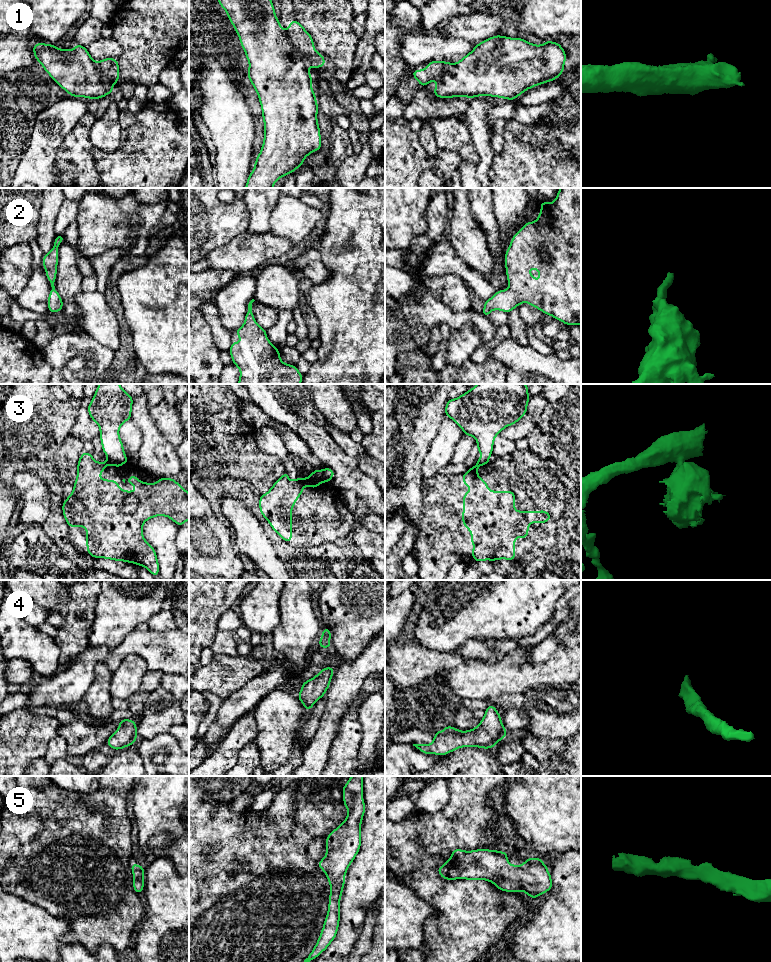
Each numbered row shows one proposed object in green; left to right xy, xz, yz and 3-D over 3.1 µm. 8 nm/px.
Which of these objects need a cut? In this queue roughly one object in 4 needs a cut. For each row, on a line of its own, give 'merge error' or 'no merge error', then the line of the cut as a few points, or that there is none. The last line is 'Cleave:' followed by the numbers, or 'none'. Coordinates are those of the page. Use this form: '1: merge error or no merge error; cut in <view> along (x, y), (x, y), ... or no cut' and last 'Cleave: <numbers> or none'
1: merge error; cut in xz along (284, 31), (289, 42), (308, 64)
2: no merge error; no cut
3: merge error; cut in xz along (306, 478), (309, 484), (317, 484)
4: no merge error; no cut
5: no merge error; no cut
Cleave: 1, 3

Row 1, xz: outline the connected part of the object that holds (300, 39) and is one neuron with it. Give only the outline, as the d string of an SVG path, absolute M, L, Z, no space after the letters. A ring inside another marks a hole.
M297 19L289 22L289 29L285 32L292 46L302 54L303 59L309 66L321 68L326 64L322 54L315 50L312 36Z

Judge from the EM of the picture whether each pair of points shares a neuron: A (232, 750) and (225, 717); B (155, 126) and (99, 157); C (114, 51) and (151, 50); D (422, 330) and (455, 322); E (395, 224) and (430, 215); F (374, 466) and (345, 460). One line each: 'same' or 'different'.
A: different
B: same
C: different
D: same
E: different
F: different

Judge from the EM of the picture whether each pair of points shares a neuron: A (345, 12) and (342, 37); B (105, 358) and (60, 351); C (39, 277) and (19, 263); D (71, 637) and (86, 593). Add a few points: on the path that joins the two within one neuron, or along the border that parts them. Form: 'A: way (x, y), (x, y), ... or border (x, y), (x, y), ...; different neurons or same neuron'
A: way (342, 18), (342, 31); same neuron
B: way (94, 347), (70, 342); same neuron
C: border (31, 249), (31, 275), (20, 293); different neurons
D: way (72, 626), (73, 611), (80, 604); same neuron

